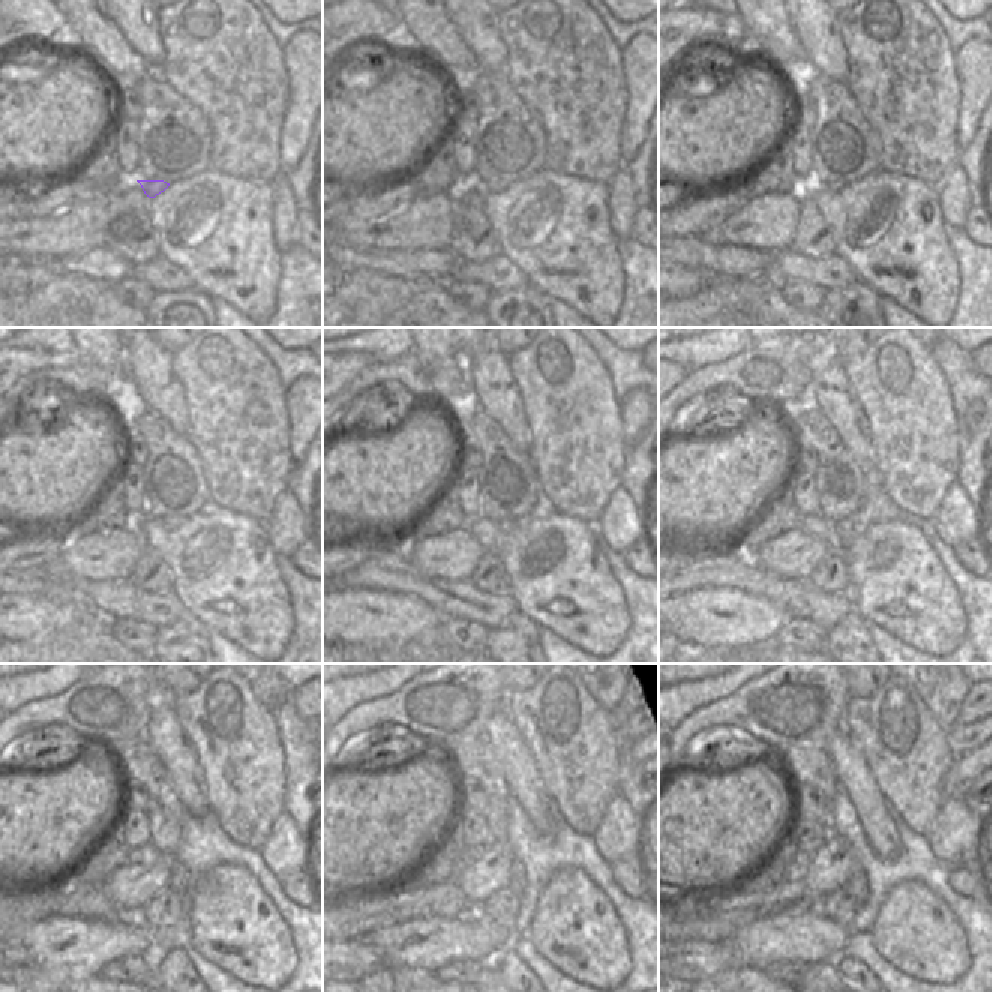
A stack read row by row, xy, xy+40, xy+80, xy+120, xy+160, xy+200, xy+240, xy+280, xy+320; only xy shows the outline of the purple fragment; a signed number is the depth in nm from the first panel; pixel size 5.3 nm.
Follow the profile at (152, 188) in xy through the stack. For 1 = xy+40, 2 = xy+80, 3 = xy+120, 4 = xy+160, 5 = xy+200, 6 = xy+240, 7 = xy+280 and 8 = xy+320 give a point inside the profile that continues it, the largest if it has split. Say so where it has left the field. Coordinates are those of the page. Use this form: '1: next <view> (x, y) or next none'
1: next xy+40 (494, 186)
2: next xy+80 (833, 186)
3: next xy+120 (170, 523)
4: next xy+160 (505, 524)
5: next xy+200 (844, 535)
6: next xy+240 (177, 883)
7: next xy+280 (517, 884)
8: next xy+320 (856, 886)

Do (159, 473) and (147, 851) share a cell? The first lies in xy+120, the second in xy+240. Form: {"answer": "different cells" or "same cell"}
{"answer": "different cells"}

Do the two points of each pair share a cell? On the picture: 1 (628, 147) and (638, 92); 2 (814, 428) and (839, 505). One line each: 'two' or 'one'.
1: one
2: one

